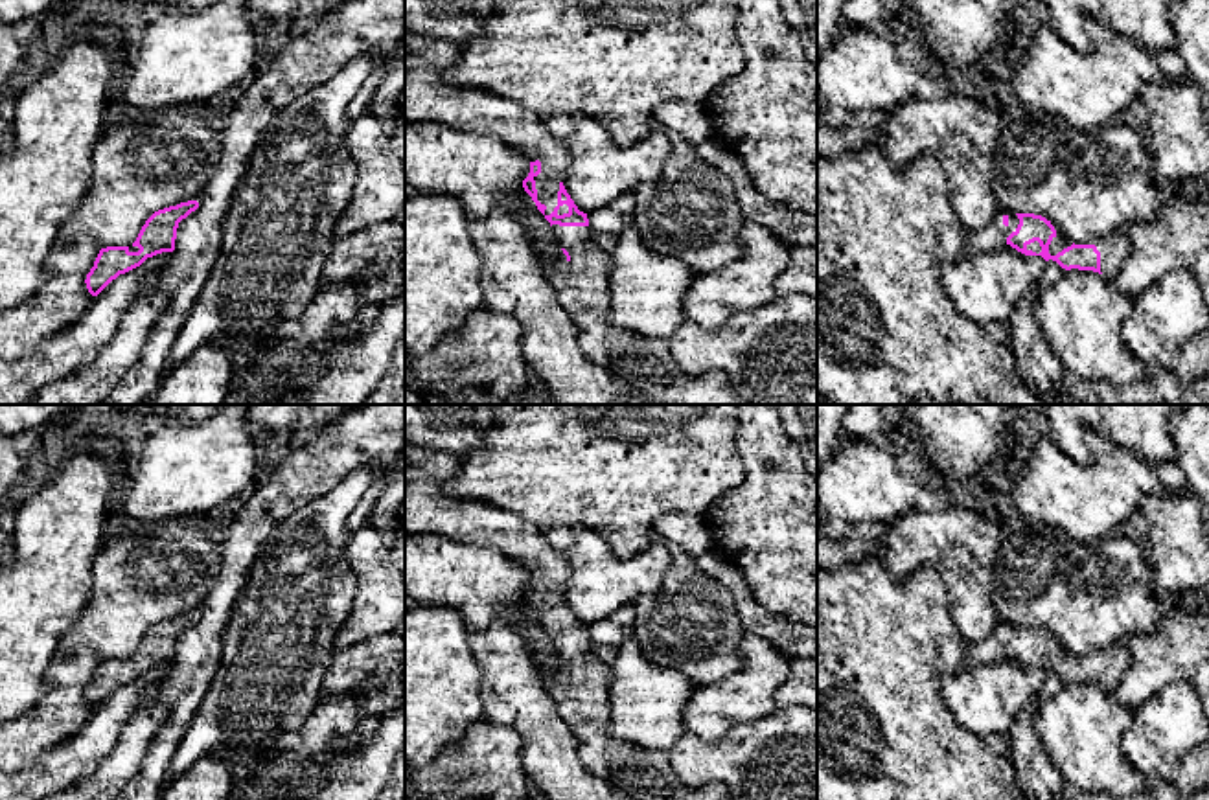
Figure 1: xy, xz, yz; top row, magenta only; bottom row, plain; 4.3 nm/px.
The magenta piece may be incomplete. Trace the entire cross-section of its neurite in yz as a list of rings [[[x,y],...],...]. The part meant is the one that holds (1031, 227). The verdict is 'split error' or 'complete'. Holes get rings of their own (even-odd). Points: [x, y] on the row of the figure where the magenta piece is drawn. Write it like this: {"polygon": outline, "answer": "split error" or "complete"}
{"polygon": [[[1034,213],[1001,215],[984,228],[966,234],[964,250],[975,256],[1005,243],[1025,256],[1053,259],[1065,270],[1093,270],[1106,280],[1113,280],[1132,250],[1130,241],[1119,232],[1102,237],[1097,245],[1075,245],[1060,235],[1051,221]]], "answer": "split error"}

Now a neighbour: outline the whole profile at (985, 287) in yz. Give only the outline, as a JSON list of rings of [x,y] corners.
[[[1007,243],[975,256],[962,248],[942,265],[942,285],[962,316],[977,324],[1008,322],[1021,296],[1040,287],[1045,263]]]

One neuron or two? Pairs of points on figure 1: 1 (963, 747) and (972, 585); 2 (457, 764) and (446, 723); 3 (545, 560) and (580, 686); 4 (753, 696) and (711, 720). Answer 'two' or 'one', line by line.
1: two
2: two
3: one
4: one

